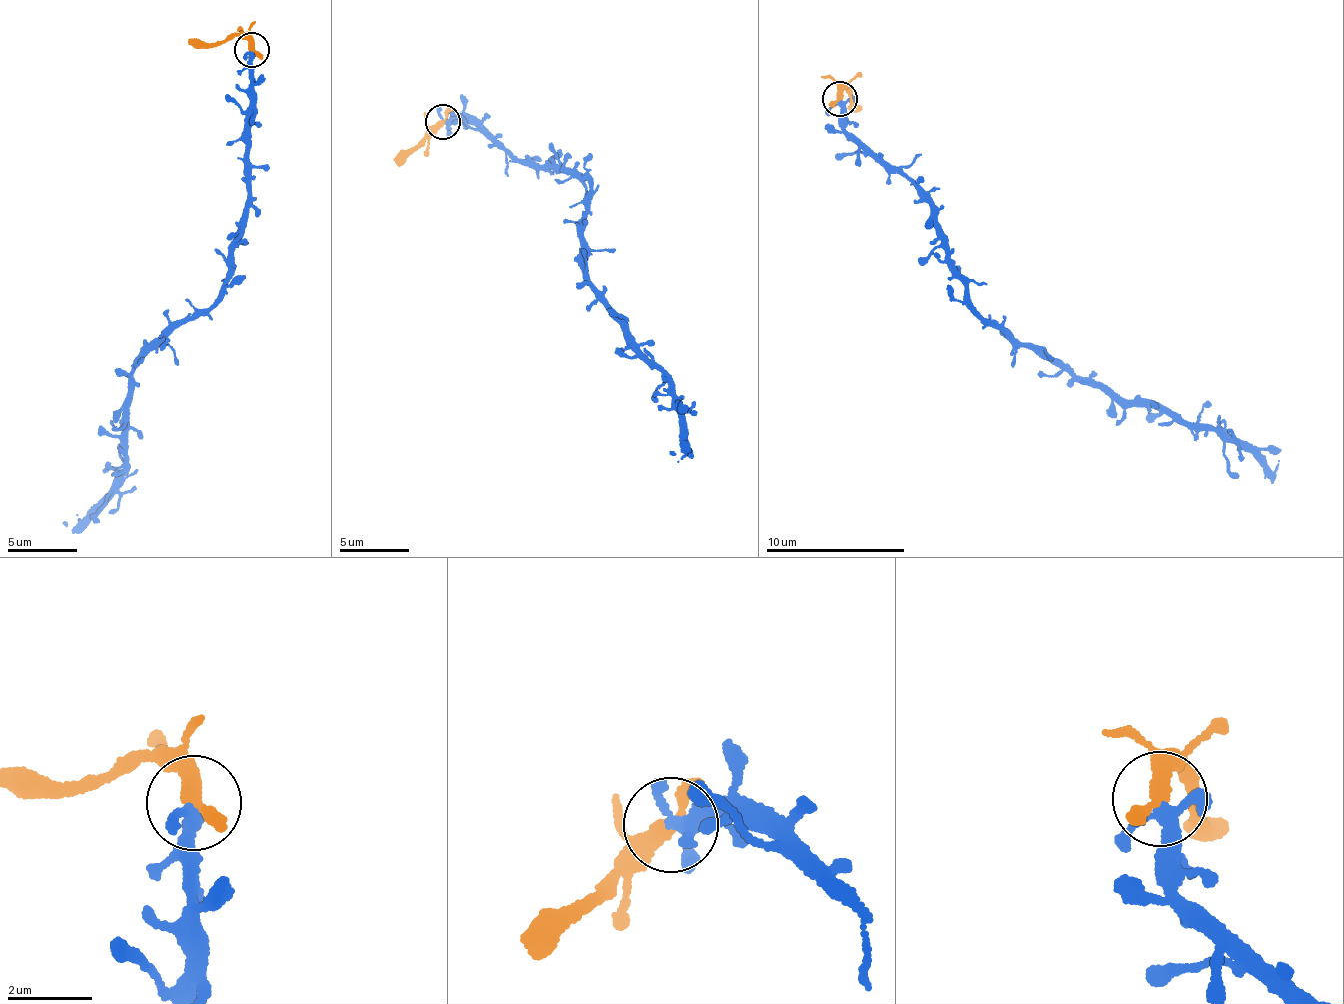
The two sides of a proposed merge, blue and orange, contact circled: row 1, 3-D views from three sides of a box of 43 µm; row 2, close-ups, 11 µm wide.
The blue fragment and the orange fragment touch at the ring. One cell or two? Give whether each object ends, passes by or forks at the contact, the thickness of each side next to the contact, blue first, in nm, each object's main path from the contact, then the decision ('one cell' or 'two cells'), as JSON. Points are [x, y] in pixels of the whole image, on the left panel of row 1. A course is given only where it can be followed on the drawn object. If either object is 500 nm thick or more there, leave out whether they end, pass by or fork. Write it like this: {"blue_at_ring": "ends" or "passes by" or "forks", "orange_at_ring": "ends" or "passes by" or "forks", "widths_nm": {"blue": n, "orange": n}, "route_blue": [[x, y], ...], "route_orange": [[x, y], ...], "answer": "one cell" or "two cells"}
{"blue_at_ring": "forks", "orange_at_ring": "ends", "widths_nm": {"blue": 220, "orange": 460}, "route_blue": [[251, 51], [249, 204], [222, 295], [135, 358], [129, 412], [120, 418], [118, 480], [72, 527], [63, 522]], "route_orange": [[251, 51], [239, 37], [188, 40]], "answer": "one cell"}

